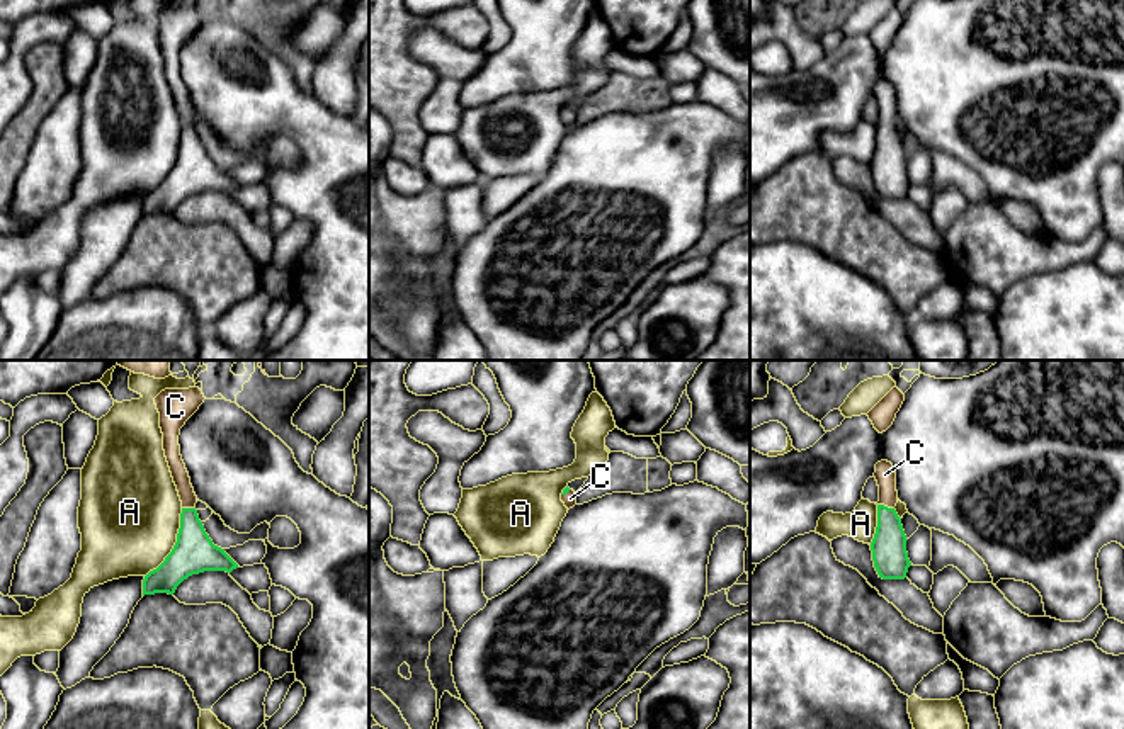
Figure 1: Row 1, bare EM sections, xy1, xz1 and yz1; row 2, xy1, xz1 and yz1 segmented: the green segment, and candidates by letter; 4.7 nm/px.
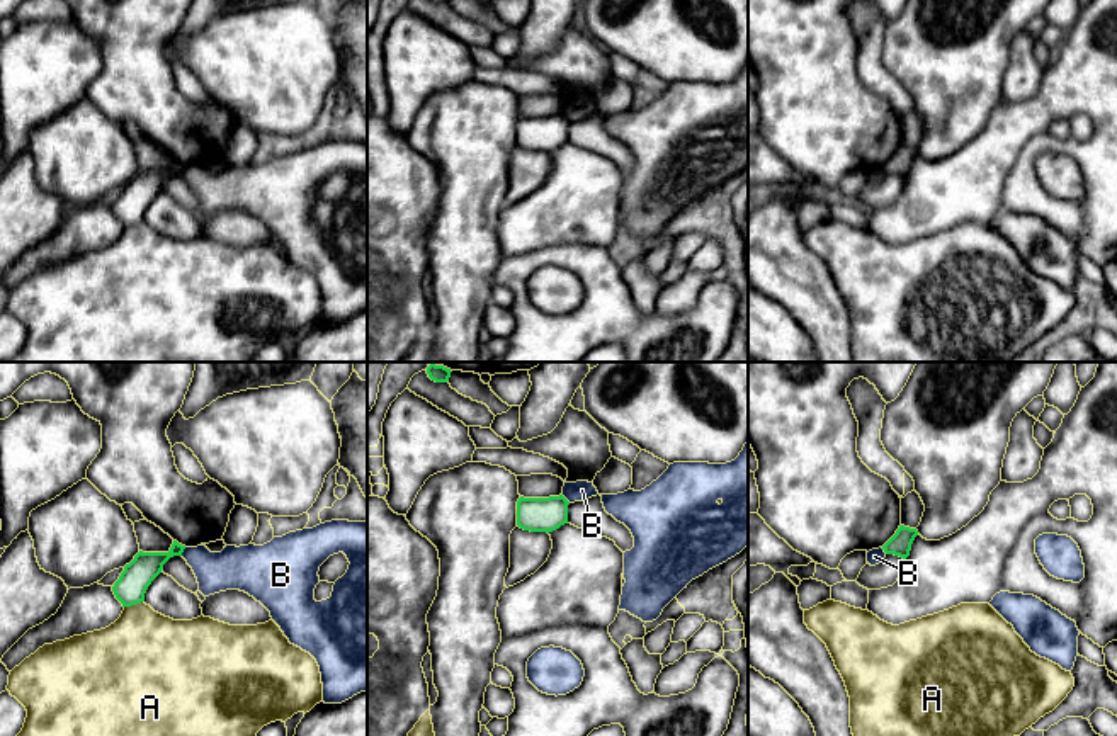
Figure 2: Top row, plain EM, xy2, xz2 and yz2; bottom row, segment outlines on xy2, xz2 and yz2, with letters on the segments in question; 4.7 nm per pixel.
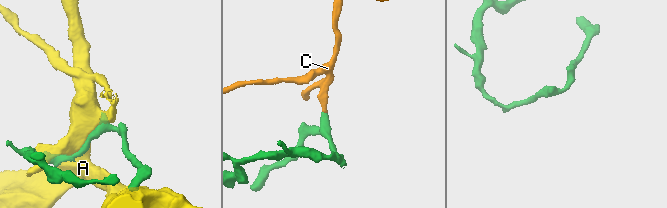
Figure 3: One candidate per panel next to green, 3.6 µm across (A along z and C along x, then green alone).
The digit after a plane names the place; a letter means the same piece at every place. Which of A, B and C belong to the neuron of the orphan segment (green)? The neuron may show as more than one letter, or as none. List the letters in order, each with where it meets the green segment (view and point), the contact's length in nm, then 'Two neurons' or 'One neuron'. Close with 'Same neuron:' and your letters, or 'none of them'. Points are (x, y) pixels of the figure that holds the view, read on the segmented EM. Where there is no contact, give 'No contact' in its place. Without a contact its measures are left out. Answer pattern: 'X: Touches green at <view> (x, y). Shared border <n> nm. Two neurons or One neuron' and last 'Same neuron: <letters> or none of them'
A: Touches green at xy1 (175, 544). Shared border 380 nm. Two neurons
B: Touches green at xz2 (565, 498). Shared border 60 nm. Two neurons
C: Touches green at yz1 (886, 507). Shared border 80 nm. One neuron
Same neuron: C

